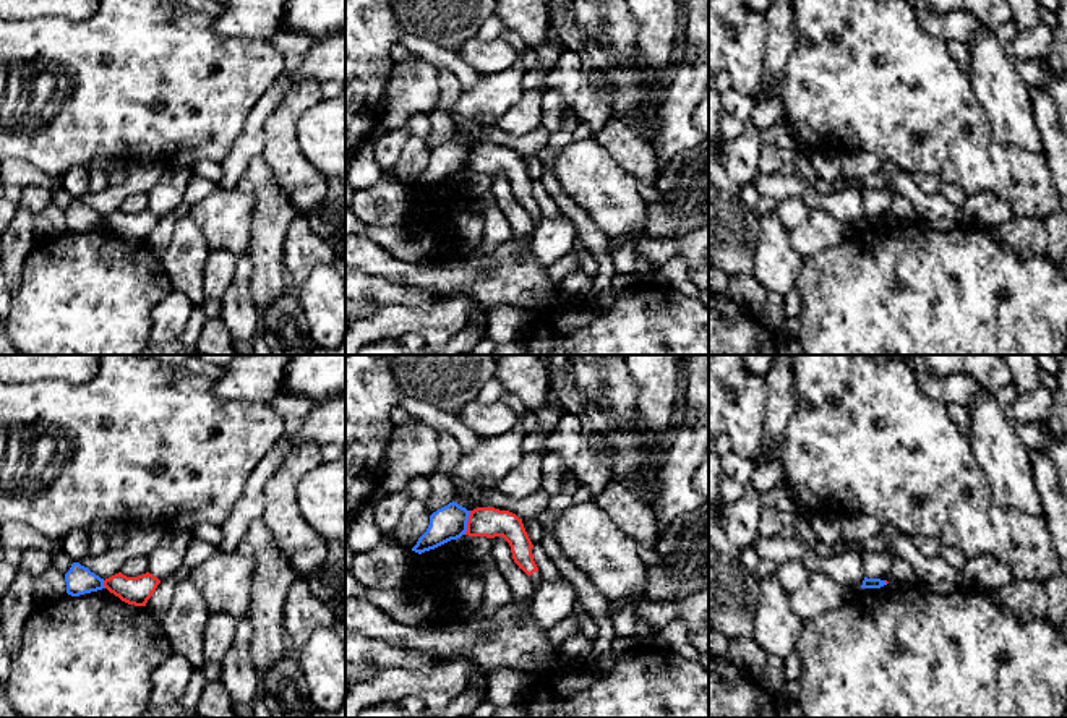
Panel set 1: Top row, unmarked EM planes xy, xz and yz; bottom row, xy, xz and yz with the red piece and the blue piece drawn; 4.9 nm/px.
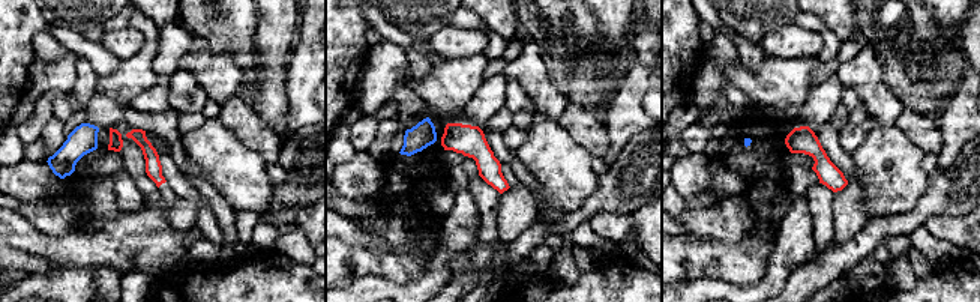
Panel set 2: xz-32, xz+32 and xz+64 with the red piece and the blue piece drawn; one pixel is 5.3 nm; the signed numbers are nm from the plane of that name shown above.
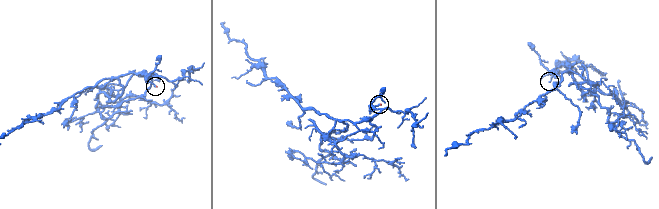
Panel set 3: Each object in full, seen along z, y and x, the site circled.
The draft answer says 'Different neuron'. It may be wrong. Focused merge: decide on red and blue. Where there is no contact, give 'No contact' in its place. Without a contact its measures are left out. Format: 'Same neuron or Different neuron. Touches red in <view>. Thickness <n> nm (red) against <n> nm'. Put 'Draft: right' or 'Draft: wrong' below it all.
Different neuron. Touches red in xz. Thickness 150 nm (red) against 170 nm
Draft: right

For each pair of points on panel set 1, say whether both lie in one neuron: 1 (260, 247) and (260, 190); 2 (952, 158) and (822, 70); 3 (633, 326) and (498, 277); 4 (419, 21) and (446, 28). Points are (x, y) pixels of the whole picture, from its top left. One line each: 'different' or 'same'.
1: same
2: same
3: different
4: same

